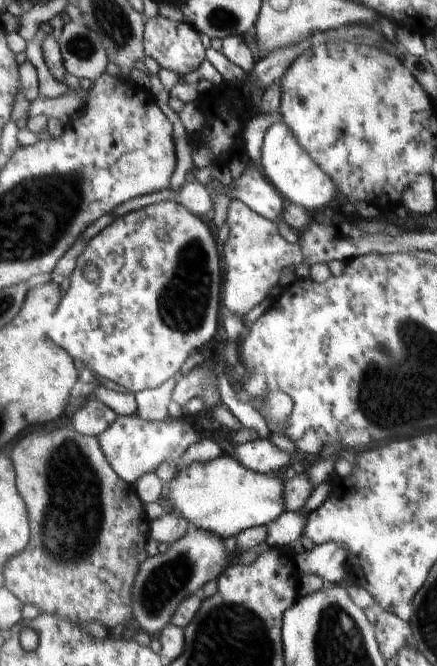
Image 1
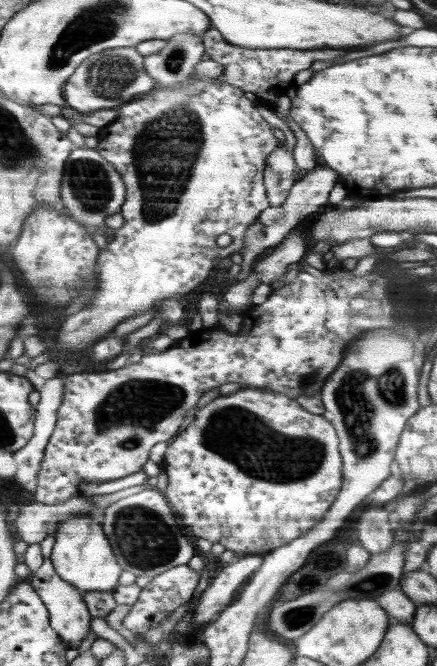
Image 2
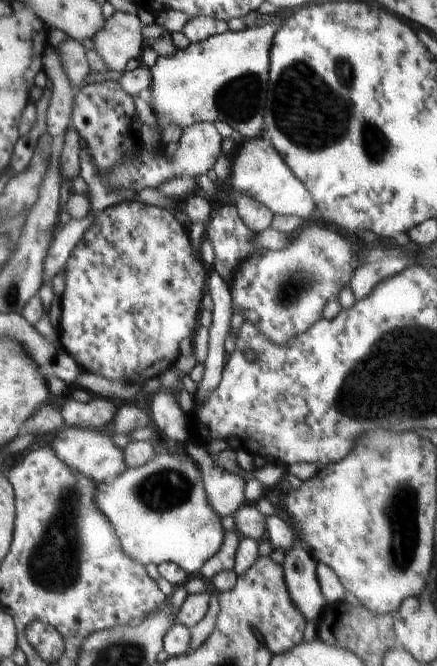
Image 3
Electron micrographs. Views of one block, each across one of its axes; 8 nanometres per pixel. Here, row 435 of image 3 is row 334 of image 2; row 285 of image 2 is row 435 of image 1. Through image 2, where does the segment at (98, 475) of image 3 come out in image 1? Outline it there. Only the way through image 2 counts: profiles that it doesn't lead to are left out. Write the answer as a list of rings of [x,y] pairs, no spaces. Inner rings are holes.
[[[138,414],[117,416],[117,421],[97,438],[114,473],[132,487],[144,474],[155,473],[162,464],[177,462],[192,444],[201,440],[183,417],[170,417],[169,420],[156,423],[143,420]]]

